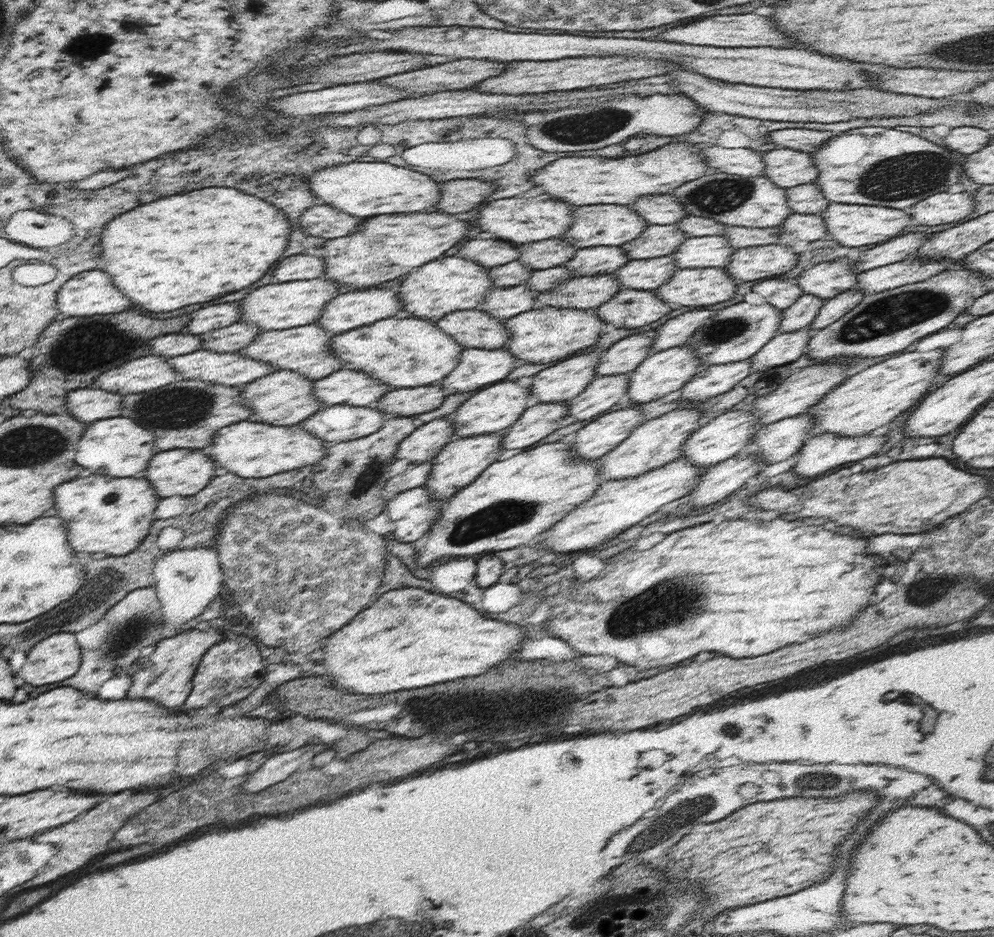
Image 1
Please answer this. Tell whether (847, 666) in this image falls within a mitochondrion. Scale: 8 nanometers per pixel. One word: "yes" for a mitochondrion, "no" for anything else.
no

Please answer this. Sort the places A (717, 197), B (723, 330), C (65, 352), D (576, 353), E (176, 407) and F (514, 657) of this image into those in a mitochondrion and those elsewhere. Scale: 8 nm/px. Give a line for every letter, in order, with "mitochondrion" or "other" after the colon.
A: mitochondrion
B: mitochondrion
C: mitochondrion
D: other
E: mitochondrion
F: other

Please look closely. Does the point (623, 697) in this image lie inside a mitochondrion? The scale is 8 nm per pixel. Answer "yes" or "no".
no

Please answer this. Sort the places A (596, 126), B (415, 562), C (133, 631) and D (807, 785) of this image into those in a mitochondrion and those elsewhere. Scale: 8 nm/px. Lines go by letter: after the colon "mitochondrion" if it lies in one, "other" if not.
A: mitochondrion
B: other
C: mitochondrion
D: mitochondrion

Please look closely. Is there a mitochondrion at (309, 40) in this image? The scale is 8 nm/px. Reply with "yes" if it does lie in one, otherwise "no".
no

